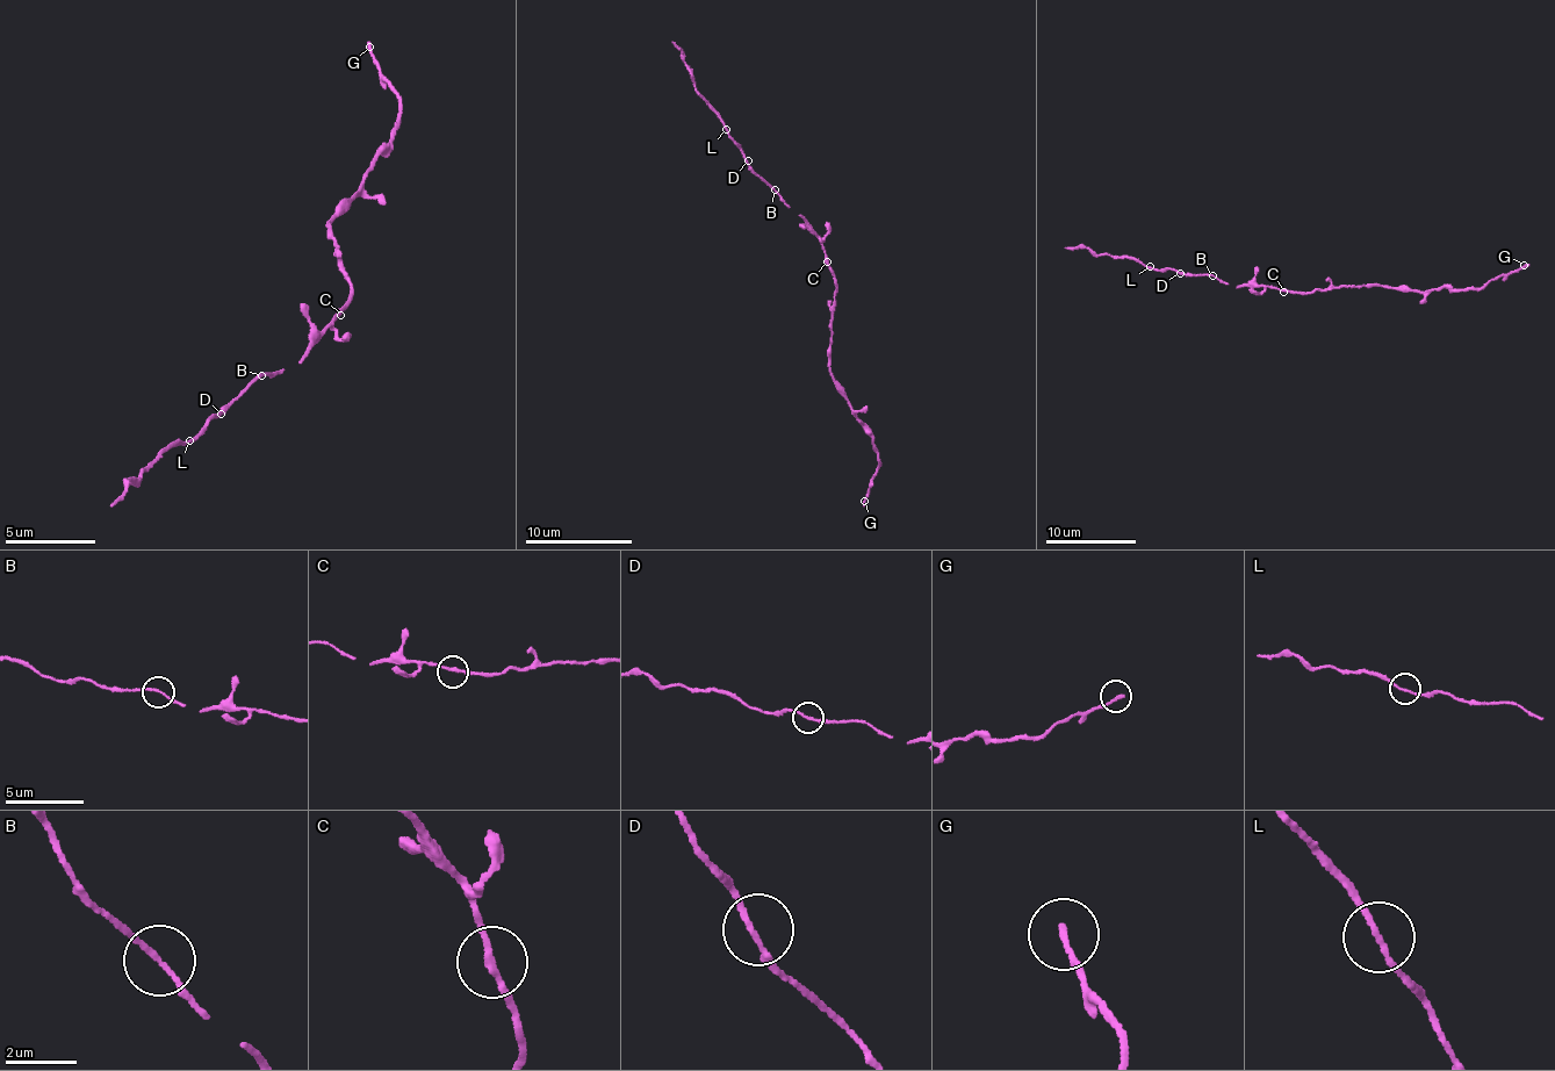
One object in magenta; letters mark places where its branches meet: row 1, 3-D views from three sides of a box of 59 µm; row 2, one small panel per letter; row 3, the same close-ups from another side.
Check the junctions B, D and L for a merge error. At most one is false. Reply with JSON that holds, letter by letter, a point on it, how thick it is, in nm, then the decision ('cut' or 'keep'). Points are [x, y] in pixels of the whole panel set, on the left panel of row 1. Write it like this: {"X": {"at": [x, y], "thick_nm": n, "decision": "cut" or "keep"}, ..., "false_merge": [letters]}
{"B": {"at": [261, 375], "thick_nm": 130, "decision": "keep"}, "D": {"at": [221, 414], "thick_nm": 160, "decision": "keep"}, "L": {"at": [189, 440], "thick_nm": 140, "decision": "keep"}, "false_merge": []}

